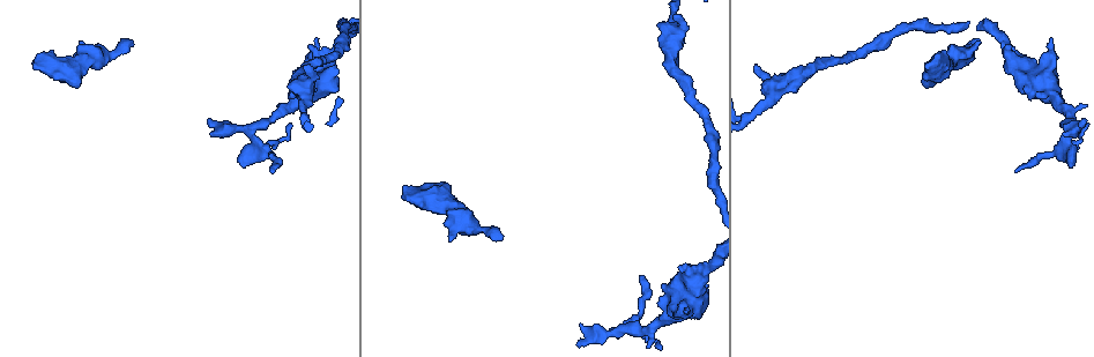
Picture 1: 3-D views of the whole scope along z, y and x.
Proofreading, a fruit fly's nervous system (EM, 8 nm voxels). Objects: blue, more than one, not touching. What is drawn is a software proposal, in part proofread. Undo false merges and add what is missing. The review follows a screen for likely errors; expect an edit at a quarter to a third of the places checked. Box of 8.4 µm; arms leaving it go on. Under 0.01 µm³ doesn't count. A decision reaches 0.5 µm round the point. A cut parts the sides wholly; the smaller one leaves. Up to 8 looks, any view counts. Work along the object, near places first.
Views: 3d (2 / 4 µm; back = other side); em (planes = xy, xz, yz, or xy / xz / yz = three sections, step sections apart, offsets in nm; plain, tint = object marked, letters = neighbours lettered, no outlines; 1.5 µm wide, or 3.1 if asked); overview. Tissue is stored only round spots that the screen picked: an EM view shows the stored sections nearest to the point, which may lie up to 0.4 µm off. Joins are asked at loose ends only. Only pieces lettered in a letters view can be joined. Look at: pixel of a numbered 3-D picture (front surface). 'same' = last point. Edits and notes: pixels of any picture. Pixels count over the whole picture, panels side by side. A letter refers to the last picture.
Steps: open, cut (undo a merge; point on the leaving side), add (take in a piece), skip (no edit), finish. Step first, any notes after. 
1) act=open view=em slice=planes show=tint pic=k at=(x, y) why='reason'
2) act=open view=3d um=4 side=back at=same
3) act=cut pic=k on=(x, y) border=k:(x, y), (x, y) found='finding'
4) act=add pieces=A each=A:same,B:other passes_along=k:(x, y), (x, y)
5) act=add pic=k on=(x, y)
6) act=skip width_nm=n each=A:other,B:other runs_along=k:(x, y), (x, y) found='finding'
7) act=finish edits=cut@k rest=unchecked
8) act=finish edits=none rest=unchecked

act=open view=em slice=planes show=letters pic=1 at=(318, 39) why='free end'

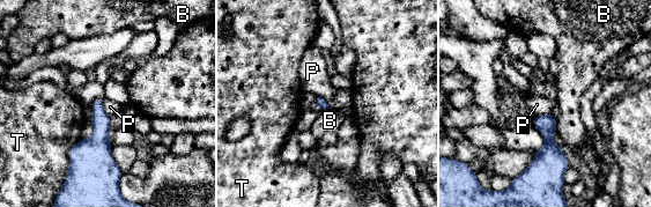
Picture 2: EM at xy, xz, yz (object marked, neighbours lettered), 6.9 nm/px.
act=skip each=B:other,P:other,T:other border=2:(102, 97), (102, 108), (109, 116) found='none of them fits'

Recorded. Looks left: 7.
act=open view=em slice=yz step=8 show=letters pic=1 at=(925, 68) why='free end'

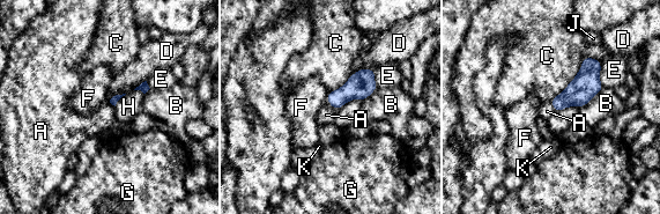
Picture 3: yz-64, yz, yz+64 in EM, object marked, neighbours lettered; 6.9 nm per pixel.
act=open view=em slice=planes show=letters at=same

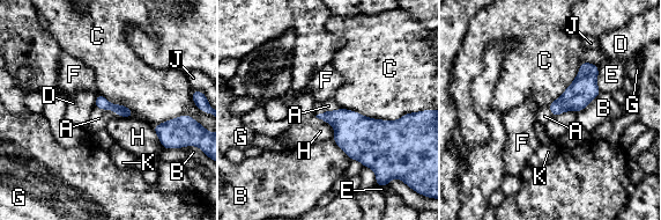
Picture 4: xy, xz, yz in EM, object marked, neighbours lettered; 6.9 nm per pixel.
act=add pieces=A each=A:same,B:other,C:other,D:other,E:other,F:other,G:other,H:other,J:other,K:other passes_along=4:(102, 103), (108, 108), (98, 118) found='the neuron continues'

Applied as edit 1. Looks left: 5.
act=open view=overview

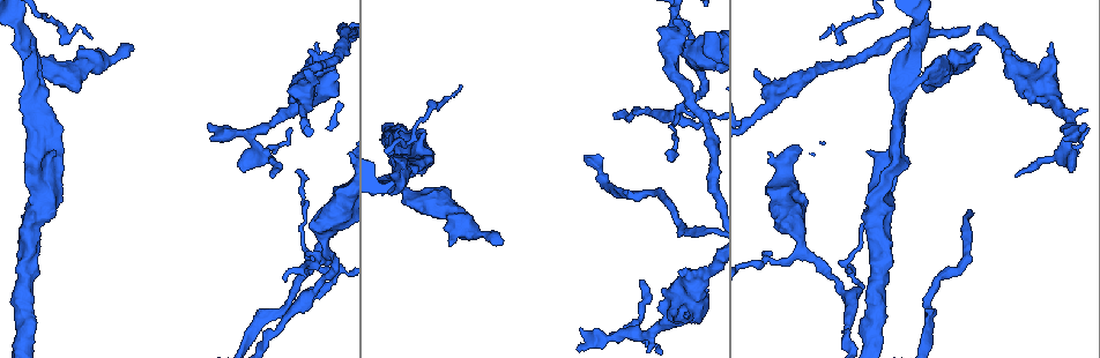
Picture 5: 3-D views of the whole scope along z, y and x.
act=open view=em slice=xz step=8 show=letters pic=5 at=(674, 20) why='an open end'

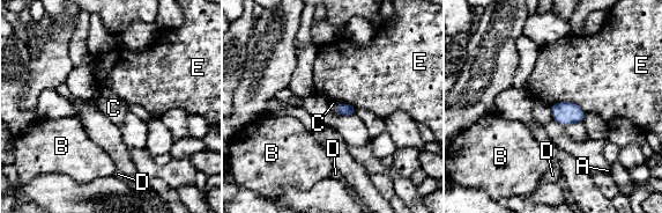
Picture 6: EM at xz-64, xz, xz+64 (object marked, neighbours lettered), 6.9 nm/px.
act=open view=em slice=planes show=letters at=same why='cut it another way'

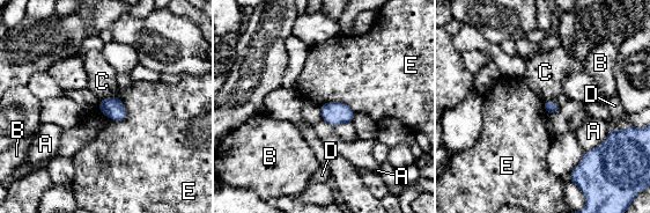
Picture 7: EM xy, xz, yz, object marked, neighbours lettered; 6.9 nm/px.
act=skip each=A:other,B:other,C:other,D:other,E:other border=7:(98, 109), (112, 119), (126, 118) found='no lettered piece goes on from it'

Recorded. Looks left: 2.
act=finish edits=add@4 rest=unchecked

